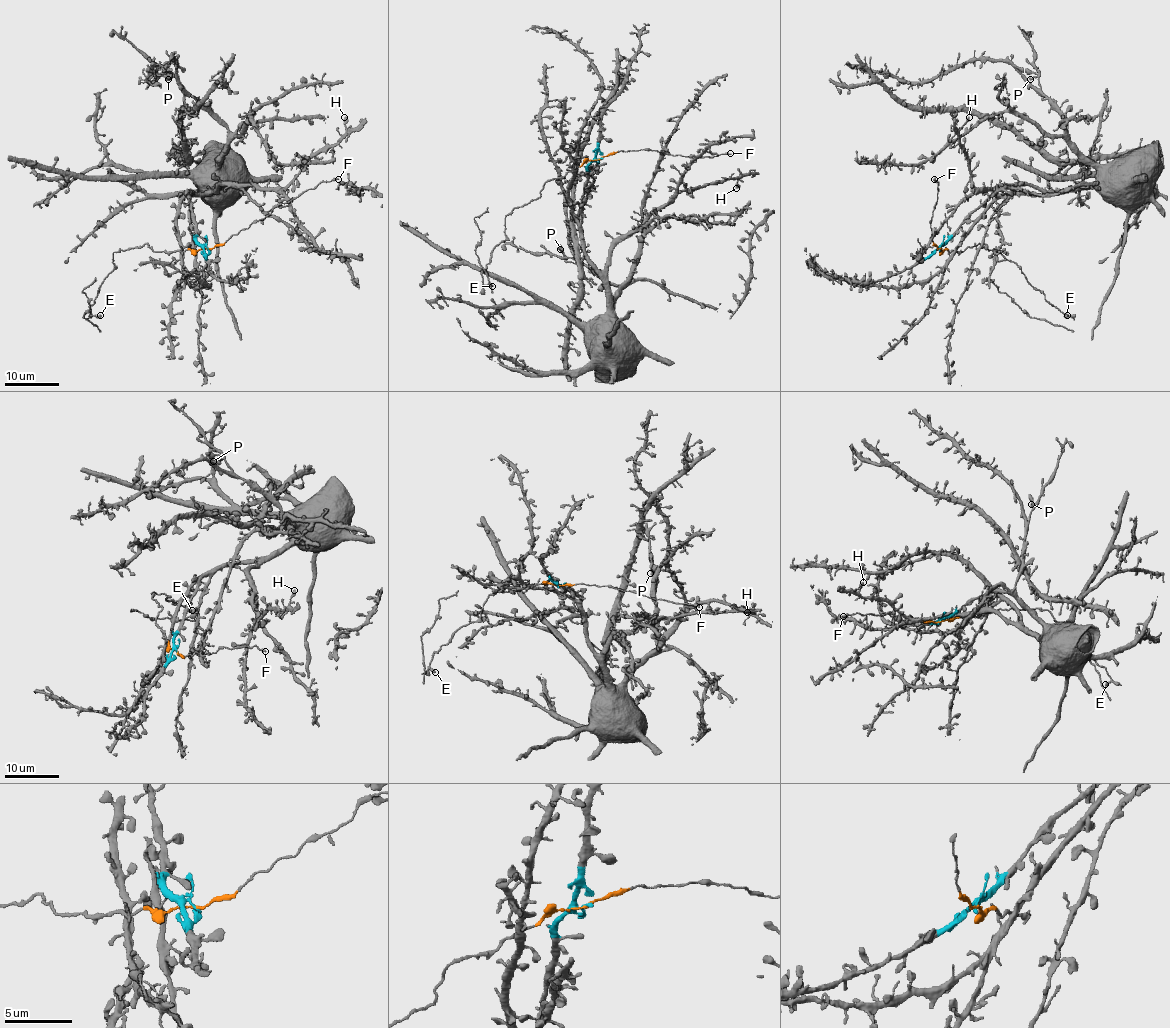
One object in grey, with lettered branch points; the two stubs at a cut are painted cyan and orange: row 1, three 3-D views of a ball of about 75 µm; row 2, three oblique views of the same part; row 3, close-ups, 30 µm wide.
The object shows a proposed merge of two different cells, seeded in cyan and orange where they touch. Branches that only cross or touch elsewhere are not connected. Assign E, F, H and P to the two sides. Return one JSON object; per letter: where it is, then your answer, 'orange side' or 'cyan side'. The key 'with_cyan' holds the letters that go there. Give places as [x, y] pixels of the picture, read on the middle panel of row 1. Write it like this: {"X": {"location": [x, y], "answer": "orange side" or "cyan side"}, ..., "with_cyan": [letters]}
{"E": {"location": [492, 286], "answer": "orange side"}, "F": {"location": [730, 153], "answer": "orange side"}, "H": {"location": [736, 188], "answer": "cyan side"}, "P": {"location": [560, 249], "answer": "cyan side"}, "with_cyan": ["H", "P"]}

